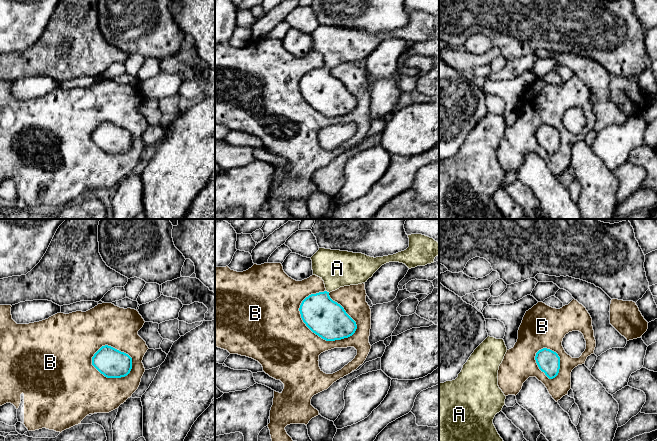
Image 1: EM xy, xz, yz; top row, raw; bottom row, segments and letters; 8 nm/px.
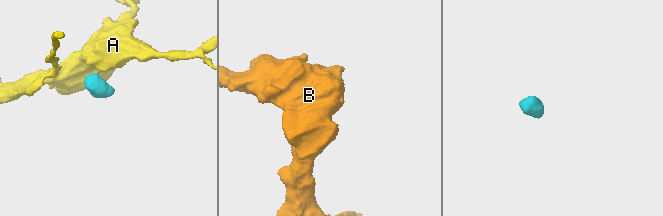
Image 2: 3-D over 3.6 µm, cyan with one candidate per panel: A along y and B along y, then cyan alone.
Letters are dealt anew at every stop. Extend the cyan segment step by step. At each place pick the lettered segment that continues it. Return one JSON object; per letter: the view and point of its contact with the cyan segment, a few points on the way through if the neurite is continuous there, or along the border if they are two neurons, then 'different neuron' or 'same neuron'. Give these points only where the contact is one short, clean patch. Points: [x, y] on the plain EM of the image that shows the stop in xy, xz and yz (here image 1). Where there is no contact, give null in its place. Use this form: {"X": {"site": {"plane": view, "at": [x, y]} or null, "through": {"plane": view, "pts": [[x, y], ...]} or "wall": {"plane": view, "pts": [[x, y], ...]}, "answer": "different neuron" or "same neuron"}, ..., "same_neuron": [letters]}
{"A": {"site": {"plane": "xz", "at": [328, 68]}, "through": {"plane": "xz", "pts": [[326, 94], [328, 68], [337, 44]]}, "answer": "same neuron"}, "B": {"site": {"plane": "xz", "at": [322, 114]}, "answer": "different neuron"}, "same_neuron": ["A"]}

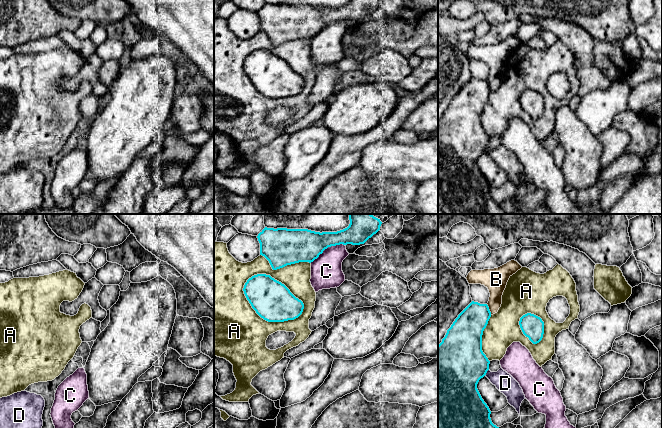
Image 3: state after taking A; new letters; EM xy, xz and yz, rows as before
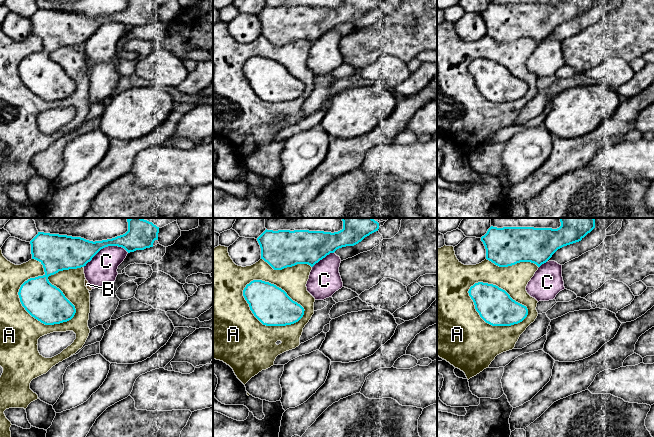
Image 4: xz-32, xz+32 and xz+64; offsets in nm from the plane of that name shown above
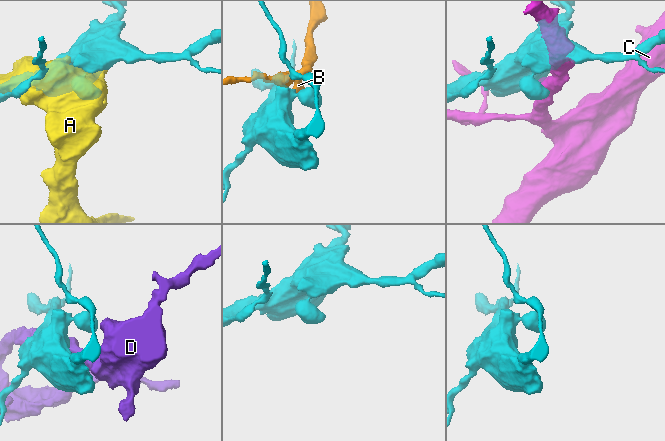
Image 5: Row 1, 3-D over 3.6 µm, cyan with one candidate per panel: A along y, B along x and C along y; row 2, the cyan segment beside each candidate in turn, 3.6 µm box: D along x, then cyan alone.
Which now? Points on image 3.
{"A": {"site": {"plane": "xz", "at": [276, 56]}, "answer": "different neuron"}, "B": {"site": {"plane": "yz", "at": [488, 85]}, "answer": "different neuron"}, "C": {"site": {"plane": "xz", "at": [327, 23]}, "wall": {"plane": "xz", "pts": [[344, 20], [328, 22], [310, 38]]}, "answer": "different neuron"}, "D": {"site": {"plane": "yz", "at": [486, 148]}, "answer": "different neuron"}, "same_neuron": []}

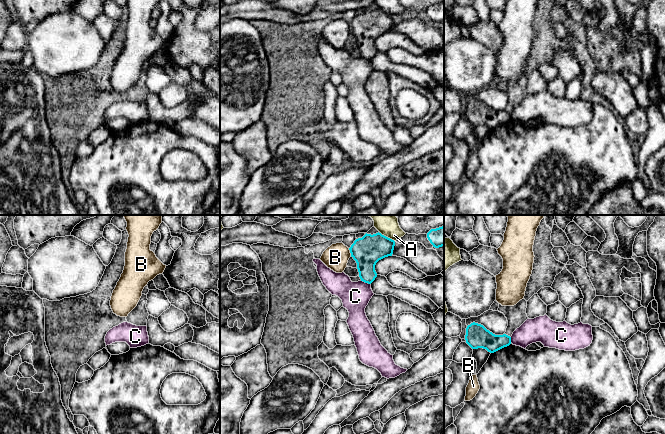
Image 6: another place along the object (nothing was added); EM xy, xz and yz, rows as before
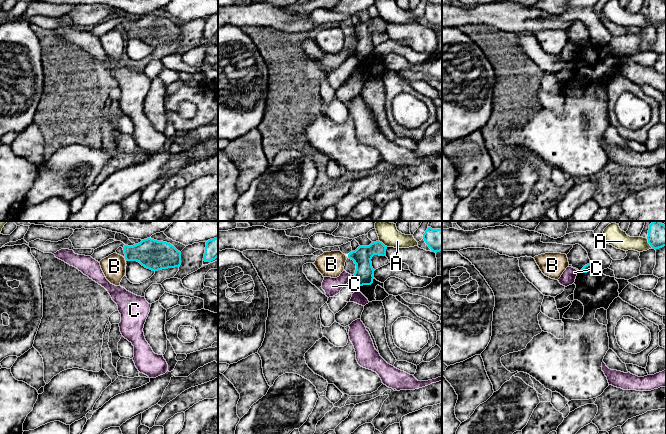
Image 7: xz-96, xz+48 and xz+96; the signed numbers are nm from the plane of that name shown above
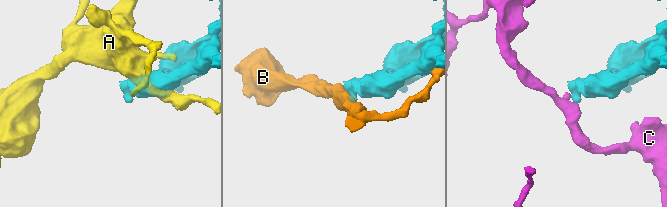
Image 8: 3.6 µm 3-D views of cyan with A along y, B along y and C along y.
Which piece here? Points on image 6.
{"A": {"site": {"plane": "xz", "at": [387, 13]}, "answer": "different neuron"}, "B": {"site": {"plane": "xz", "at": [350, 28]}, "answer": "different neuron"}, "C": {"site": {"plane": "xz", "at": [366, 58]}, "wall": {"plane": "xz", "pts": [[361, 56], [370, 60]]}, "answer": "different neuron"}, "same_neuron": []}

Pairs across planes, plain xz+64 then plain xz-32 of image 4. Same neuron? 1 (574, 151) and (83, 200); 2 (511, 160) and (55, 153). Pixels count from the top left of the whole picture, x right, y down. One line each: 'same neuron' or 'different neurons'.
1: same neuron
2: different neurons

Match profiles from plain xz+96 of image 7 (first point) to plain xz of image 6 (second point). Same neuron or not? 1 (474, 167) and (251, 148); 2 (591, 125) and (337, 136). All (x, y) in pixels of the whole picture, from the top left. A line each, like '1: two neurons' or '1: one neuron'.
1: one neuron
2: one neuron

